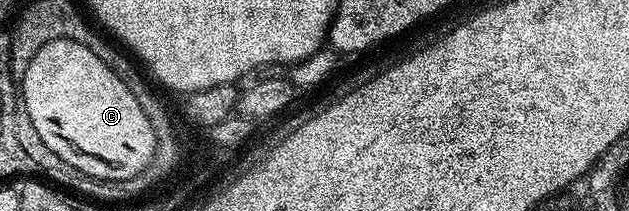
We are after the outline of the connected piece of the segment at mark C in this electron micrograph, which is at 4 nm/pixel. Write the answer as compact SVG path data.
M72 38L49 40L36 52L33 60L29 60L25 75L27 82L24 92L29 120L33 120L37 136L41 136L62 160L67 160L89 176L110 182L129 180L155 161L157 139L154 124L149 116L145 116L141 104L137 104L137 96L133 96L127 85L85 44Z

